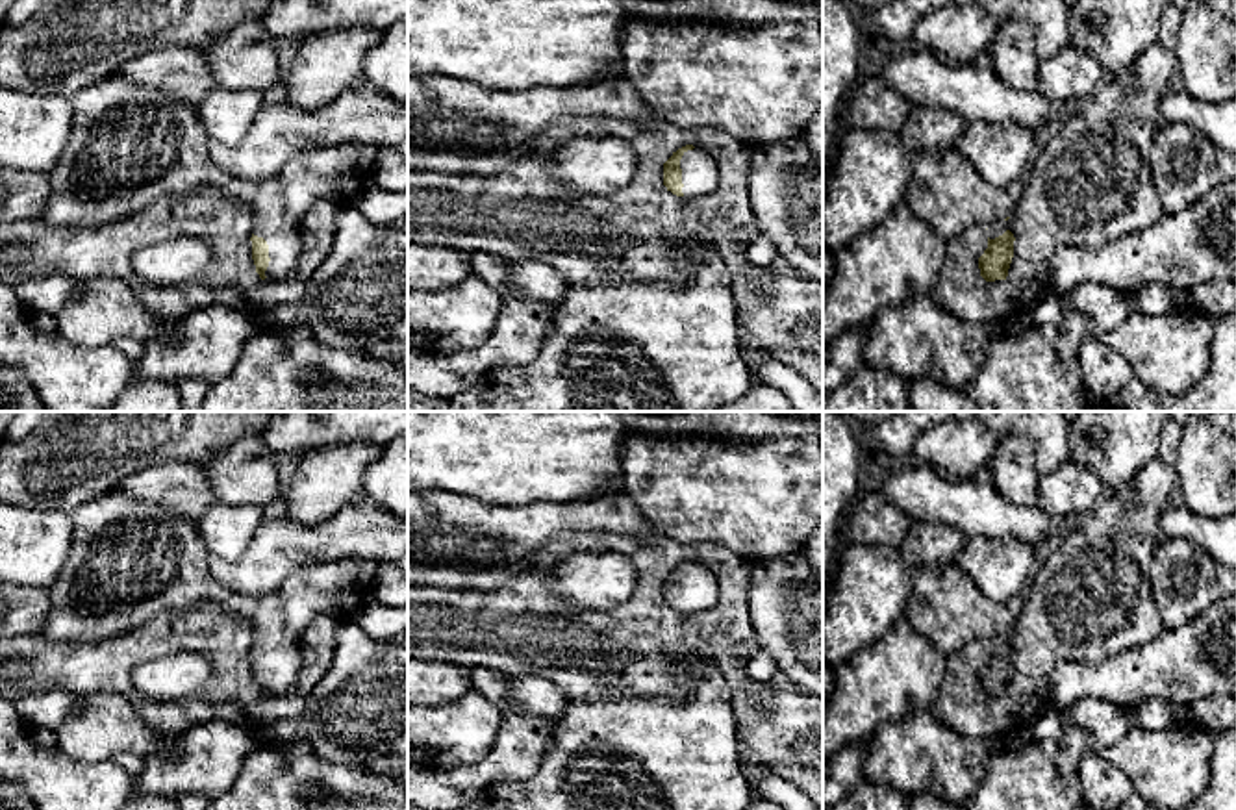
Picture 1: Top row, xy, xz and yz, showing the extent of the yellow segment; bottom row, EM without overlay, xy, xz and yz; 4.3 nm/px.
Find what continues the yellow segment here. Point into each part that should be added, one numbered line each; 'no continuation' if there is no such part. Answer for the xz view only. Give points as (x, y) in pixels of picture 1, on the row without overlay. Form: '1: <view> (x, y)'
1: xz (699, 586)

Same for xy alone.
1: xy (130, 560)

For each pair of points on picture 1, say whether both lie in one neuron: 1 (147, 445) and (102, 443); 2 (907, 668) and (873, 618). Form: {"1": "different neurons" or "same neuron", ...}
{"1": "same neuron", "2": "different neurons"}

